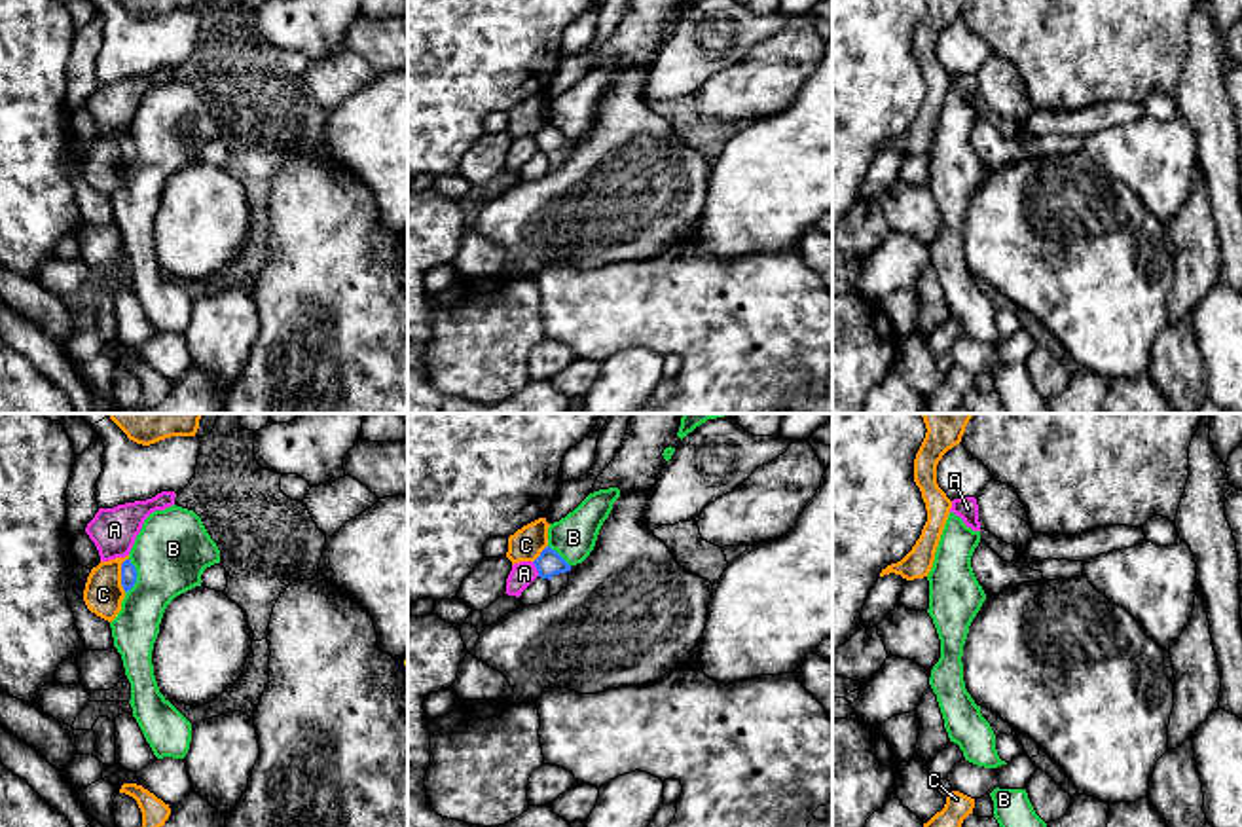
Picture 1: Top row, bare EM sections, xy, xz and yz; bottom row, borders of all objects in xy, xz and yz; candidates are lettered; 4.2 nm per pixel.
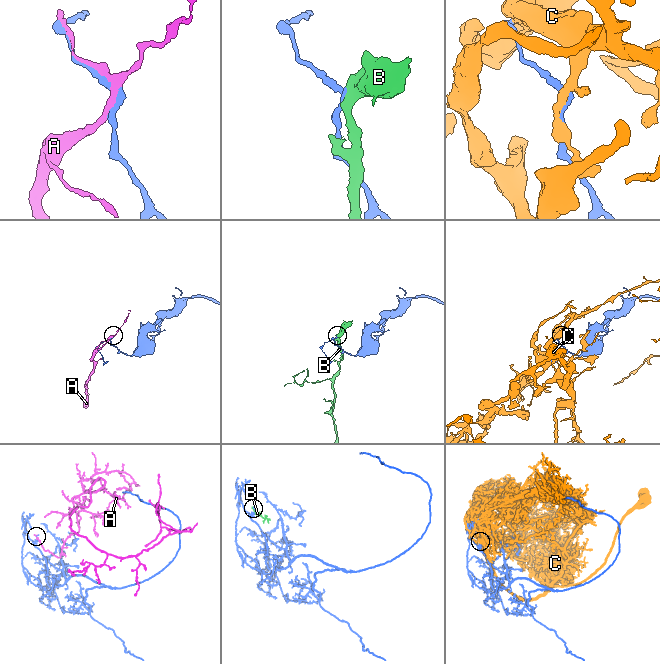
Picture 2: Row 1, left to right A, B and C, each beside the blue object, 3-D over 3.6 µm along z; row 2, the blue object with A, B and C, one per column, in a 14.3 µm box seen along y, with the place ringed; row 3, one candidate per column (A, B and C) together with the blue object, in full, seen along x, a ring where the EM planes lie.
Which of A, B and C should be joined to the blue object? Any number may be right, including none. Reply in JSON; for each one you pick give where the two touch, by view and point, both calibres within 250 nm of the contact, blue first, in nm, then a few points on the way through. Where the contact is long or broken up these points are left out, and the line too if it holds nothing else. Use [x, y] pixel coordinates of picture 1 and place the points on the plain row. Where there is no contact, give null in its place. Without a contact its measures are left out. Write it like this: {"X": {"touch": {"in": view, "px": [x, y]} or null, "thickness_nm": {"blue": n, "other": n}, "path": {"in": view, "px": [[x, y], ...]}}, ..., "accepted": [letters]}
{"accepted": []}

